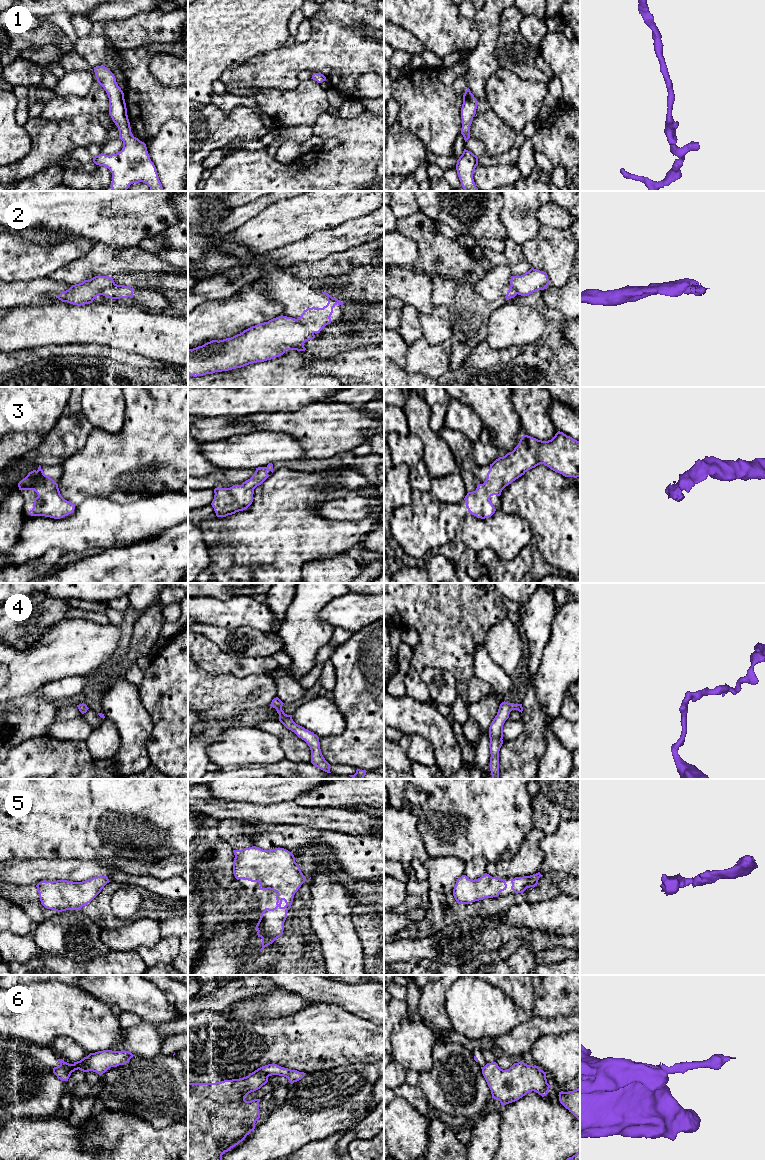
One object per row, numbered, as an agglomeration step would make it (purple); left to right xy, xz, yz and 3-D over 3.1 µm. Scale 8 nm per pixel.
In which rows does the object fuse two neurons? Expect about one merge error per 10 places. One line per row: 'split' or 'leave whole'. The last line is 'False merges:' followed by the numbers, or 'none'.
1: leave whole
2: split
3: leave whole
4: leave whole
5: leave whole
6: split
False merges: 2, 6

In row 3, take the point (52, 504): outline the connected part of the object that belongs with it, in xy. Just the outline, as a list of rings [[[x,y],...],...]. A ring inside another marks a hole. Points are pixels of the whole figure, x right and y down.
[[[41,466],[33,470],[18,483],[19,490],[34,490],[37,497],[33,508],[29,511],[31,516],[45,516],[60,519],[73,513],[75,504],[65,500],[59,491],[58,484],[45,475]]]

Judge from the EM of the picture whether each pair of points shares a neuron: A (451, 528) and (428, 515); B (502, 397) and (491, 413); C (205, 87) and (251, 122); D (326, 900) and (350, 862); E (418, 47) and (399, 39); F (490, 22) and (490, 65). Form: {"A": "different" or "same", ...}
{"A": "same", "B": "same", "C": "different", "D": "different", "E": "same", "F": "same"}

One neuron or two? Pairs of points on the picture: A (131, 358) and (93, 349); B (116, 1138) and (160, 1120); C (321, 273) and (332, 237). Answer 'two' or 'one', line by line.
A: one
B: two
C: two

